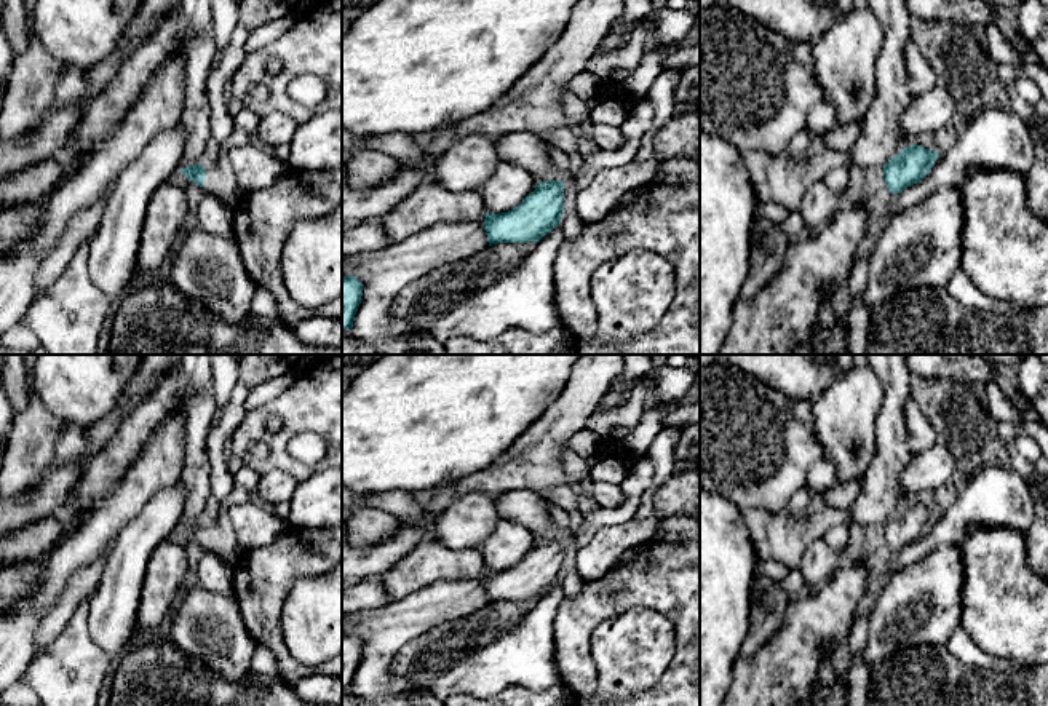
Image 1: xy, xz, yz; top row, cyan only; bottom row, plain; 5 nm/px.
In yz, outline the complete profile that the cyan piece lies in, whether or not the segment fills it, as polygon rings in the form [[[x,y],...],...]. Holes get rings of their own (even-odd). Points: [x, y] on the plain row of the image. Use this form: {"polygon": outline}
{"polygon": [[[912,502],[903,506],[883,524],[883,537],[888,548],[898,553],[904,546],[920,540],[933,526],[939,511]]]}

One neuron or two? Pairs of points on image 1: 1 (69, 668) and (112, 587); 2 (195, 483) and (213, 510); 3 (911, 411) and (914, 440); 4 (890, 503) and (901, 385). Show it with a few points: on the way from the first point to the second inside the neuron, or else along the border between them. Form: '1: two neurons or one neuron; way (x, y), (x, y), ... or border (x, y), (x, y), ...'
1: two neurons; border (88, 601), (88, 636), (109, 660)
2: two neurons; border (211, 494), (203, 511)
3: one neuron; way (913, 417), (914, 433)
4: one neuron; way (889, 475), (889, 464), (892, 460), (892, 414)

